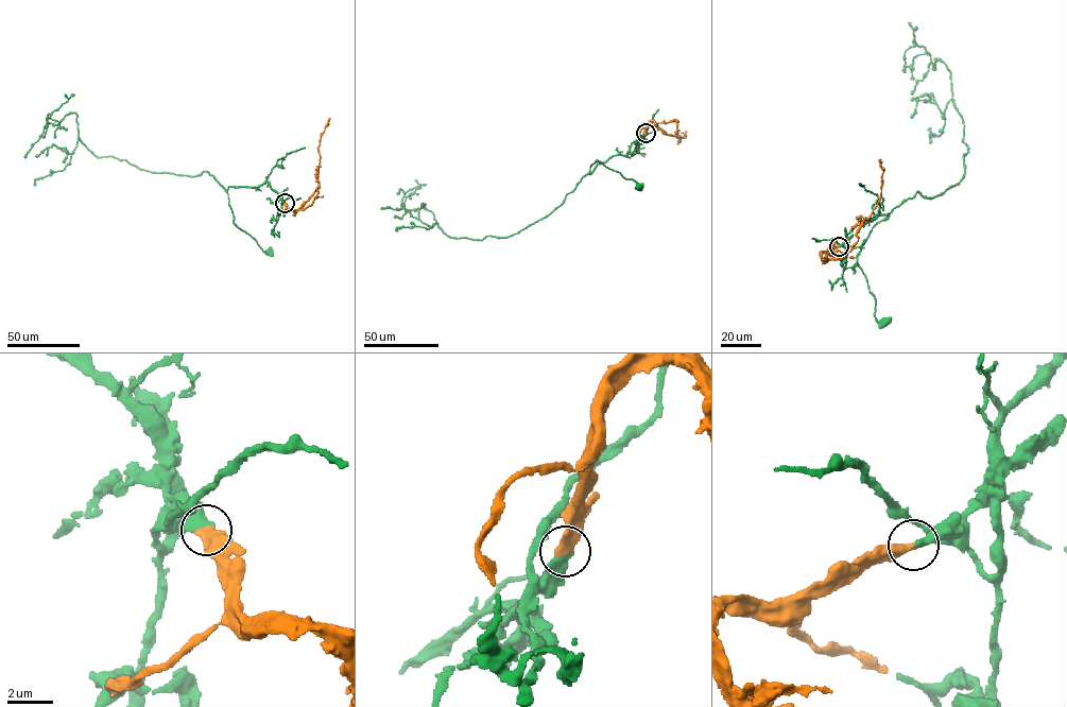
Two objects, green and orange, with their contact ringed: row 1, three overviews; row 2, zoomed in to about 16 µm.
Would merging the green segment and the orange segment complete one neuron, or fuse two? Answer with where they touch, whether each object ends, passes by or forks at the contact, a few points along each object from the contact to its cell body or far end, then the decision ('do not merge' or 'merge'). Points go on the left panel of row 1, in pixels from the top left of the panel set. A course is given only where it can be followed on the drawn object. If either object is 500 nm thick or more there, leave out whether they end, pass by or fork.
place (285, 203); course green (285, 203), (267, 182), (256, 187), (230, 186), (226, 189), (233, 222), (264, 252), (269, 255), (270, 252); course orange (285, 203), (287, 208), (295, 211), (316, 188), (320, 136), (329, 118); merge

